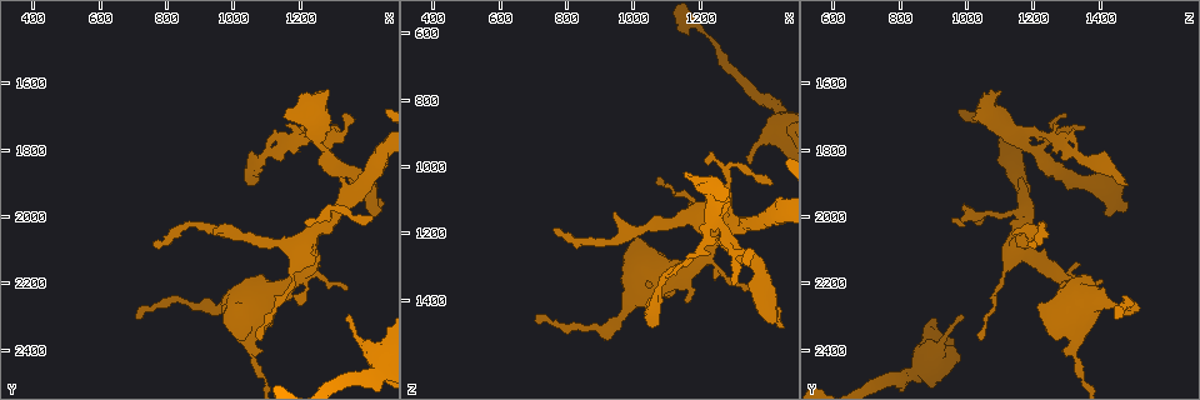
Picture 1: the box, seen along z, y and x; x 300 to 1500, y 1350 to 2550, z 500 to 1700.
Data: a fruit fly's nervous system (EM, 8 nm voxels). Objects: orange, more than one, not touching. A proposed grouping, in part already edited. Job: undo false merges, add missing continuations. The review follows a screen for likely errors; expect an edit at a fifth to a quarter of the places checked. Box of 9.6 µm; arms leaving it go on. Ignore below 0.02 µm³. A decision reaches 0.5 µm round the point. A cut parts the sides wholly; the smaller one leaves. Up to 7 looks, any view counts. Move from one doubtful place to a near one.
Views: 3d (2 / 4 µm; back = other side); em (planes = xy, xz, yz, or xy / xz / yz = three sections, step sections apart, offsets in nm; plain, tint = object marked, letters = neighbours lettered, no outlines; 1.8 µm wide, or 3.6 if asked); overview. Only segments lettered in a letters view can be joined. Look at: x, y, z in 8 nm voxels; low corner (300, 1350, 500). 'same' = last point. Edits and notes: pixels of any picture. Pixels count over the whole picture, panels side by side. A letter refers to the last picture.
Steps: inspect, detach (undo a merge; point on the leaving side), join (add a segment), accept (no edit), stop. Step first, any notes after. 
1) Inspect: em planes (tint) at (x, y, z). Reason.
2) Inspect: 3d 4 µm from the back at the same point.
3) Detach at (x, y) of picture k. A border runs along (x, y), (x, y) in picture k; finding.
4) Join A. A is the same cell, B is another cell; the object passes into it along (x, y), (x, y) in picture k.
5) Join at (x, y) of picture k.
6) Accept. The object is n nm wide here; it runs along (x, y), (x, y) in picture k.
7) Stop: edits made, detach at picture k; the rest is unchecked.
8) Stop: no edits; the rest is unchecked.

Inspect: 3d 4 µm at (1160, 1710, 1030). Branch stops here.

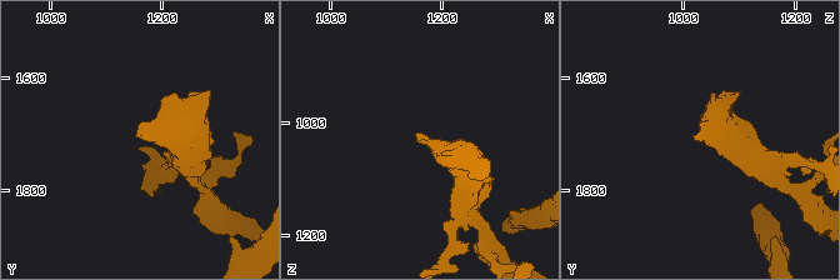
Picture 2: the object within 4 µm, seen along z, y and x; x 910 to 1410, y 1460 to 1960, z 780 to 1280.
Inspect: em yz step 16 (tint) at (1160, 1700, 1020). Shape alone is not enough.

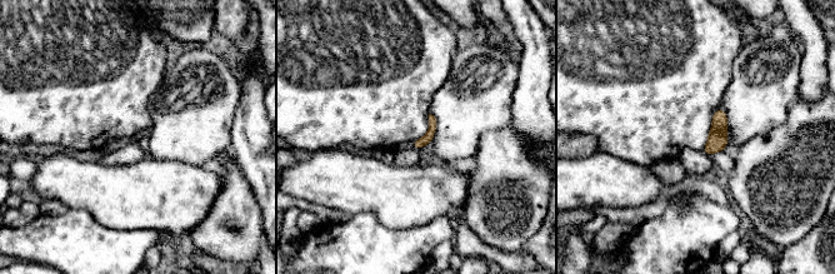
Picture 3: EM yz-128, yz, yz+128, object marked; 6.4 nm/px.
Inspect: em planes (letters) at the same point.

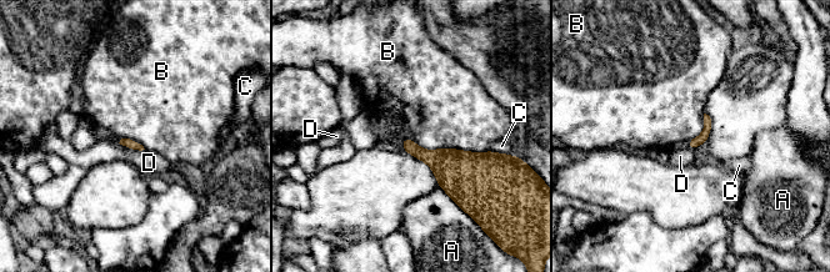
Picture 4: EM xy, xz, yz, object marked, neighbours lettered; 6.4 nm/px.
Accept. A, B, C and D are other cells; no lettered segment goes on from it.

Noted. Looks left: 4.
Inspect: 3d 4 µm at (1050, 1900, 1470). Free end.

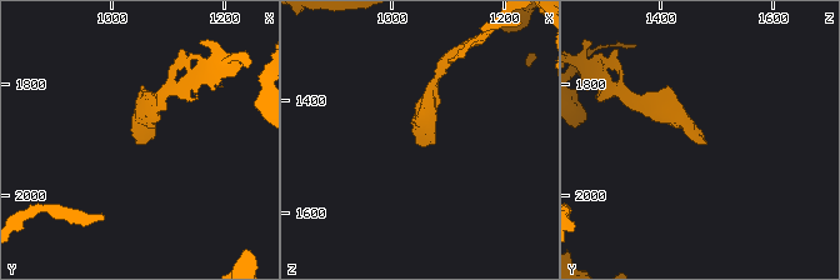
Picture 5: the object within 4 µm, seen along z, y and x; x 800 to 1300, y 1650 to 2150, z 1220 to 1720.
Inspect: em yz step 4 (tint) at (1055, 1905, 1485).

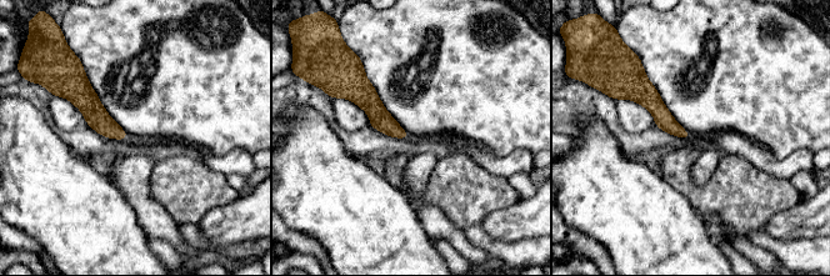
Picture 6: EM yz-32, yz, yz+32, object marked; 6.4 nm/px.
Inspect: em planes (letters) at the same point. Cut it another way.

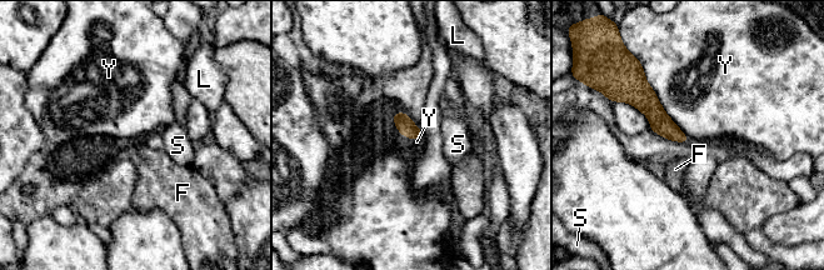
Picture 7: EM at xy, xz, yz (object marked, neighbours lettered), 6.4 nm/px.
Accept. F, L, S and Y are other cells; a border runs along (642, 69), (663, 110), (690, 139) in picture 7; none of them fits.

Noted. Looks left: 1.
Stop: no edits; the rest is unchecked.

